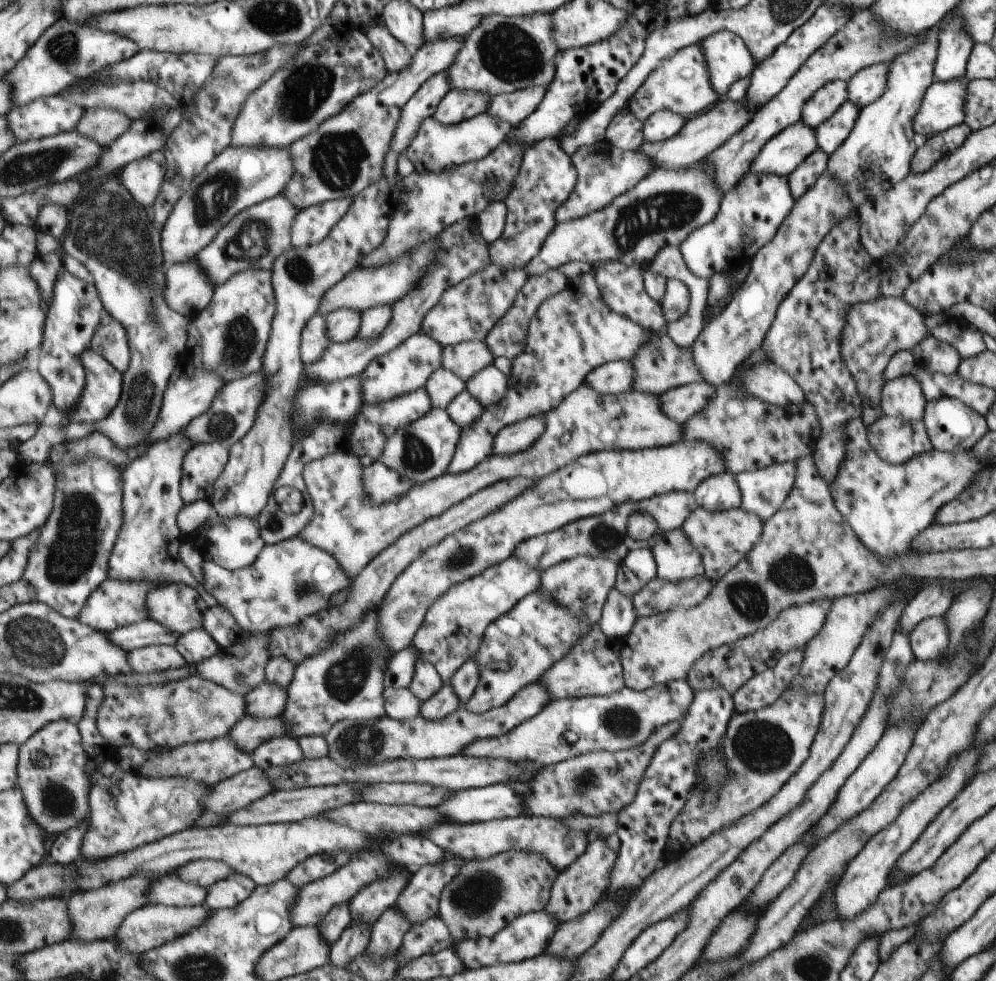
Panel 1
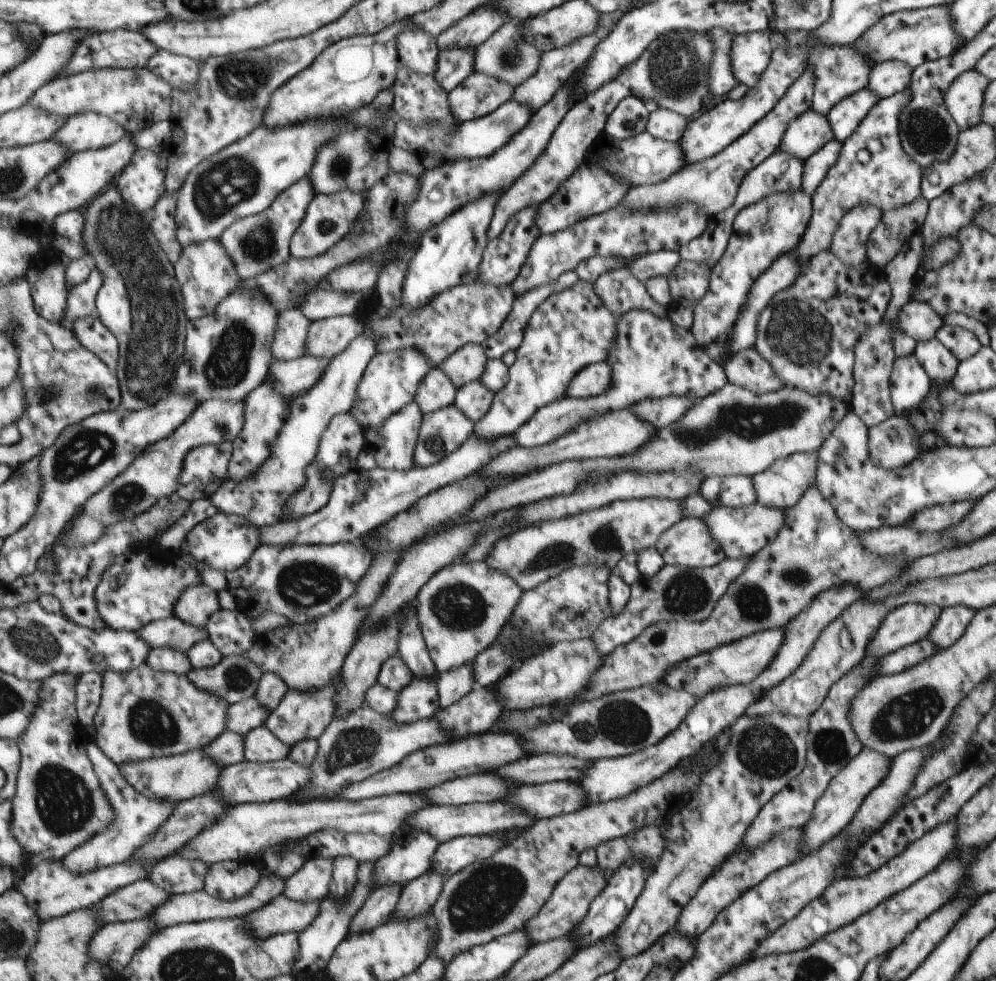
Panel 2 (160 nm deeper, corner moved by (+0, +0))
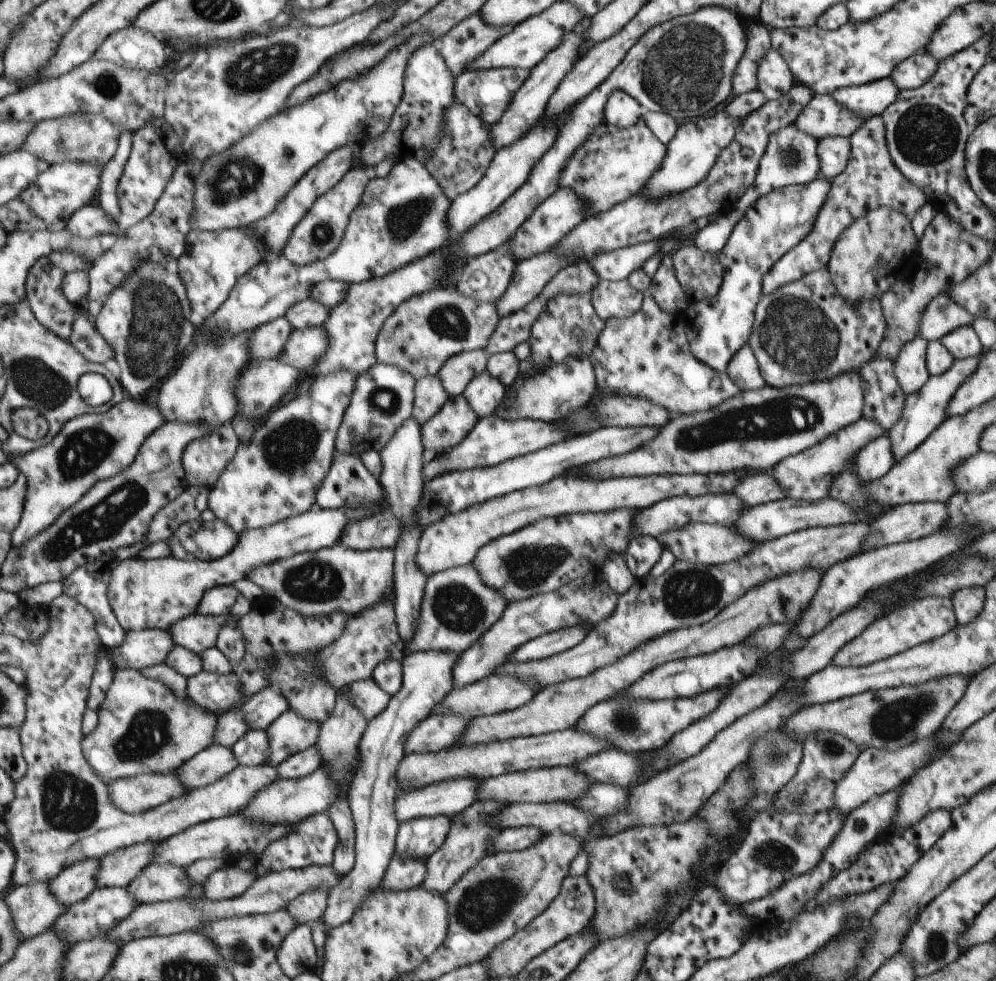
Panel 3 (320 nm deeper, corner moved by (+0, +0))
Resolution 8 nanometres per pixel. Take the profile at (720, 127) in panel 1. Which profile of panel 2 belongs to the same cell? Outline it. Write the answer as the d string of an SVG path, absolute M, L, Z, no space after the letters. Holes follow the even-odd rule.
M644 131L629 140L612 141L610 147L615 150L611 152L609 160L596 155L592 156L591 153L589 153L589 160L598 163L605 172L609 172L609 176L629 184L629 187L653 185L669 179L669 176L677 173L684 166L685 156L680 146L679 142L655 139Z

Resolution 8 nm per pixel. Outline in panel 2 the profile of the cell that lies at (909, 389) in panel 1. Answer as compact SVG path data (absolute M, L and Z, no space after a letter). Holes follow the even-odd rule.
M913 354L896 358L890 371L889 384L893 415L905 418L927 398L932 384Z

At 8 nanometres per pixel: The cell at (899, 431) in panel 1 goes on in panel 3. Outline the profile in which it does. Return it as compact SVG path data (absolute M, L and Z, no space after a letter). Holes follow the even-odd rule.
M877 438L857 451L852 470L863 482L881 478L893 466L893 456L889 450L889 440Z

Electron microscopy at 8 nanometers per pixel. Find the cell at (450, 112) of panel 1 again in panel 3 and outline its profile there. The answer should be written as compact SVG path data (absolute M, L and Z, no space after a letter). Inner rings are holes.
M521 67L465 70L455 76L455 100L490 126L500 120L500 116L505 112L513 95L524 83L529 73L530 69Z

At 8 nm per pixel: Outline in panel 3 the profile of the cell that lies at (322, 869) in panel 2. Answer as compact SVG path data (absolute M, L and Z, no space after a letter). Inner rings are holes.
M309 890L291 902L287 909L301 922L301 927L307 927L325 915L325 908L328 908L328 893Z

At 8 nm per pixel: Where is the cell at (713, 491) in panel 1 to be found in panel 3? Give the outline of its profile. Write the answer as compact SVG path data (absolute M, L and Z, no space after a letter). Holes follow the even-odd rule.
M755 474L740 480L740 484L734 486L729 493L739 497L744 506L755 506L782 499L784 492L777 482L773 482L771 474Z

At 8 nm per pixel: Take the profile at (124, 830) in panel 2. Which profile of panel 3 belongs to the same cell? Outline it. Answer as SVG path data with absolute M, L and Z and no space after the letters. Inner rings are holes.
M89 858L73 867L65 868L51 883L57 900L69 907L85 901L98 889L101 860Z

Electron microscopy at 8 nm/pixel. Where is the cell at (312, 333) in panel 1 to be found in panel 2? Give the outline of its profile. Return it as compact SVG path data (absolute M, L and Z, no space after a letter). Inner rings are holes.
M291 308L281 313L276 339L273 342L274 359L288 362L307 355L308 336L312 324L299 309Z

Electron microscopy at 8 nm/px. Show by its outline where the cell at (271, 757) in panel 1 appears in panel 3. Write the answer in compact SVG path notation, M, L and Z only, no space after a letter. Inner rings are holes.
M265 730L247 732L232 748L242 766L267 765L271 760L271 744Z

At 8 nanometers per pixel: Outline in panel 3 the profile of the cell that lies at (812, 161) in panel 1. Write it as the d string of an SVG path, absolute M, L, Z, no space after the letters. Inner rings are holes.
M823 137L816 144L819 176L832 179L843 172L850 155L850 142L845 137Z

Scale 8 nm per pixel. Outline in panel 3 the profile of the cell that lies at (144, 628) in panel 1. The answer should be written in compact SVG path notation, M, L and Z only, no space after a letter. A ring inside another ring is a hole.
M195 614L187 616L173 624L167 632L171 634L176 646L183 646L198 656L216 647L221 628L229 624L229 620L236 620L232 615L205 616Z

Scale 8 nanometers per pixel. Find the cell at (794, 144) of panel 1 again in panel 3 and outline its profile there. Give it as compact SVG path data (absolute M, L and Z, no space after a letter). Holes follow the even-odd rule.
M811 95L809 104L803 107L794 120L793 126L814 136L823 137L851 136L865 122L860 116L846 111L832 95Z

